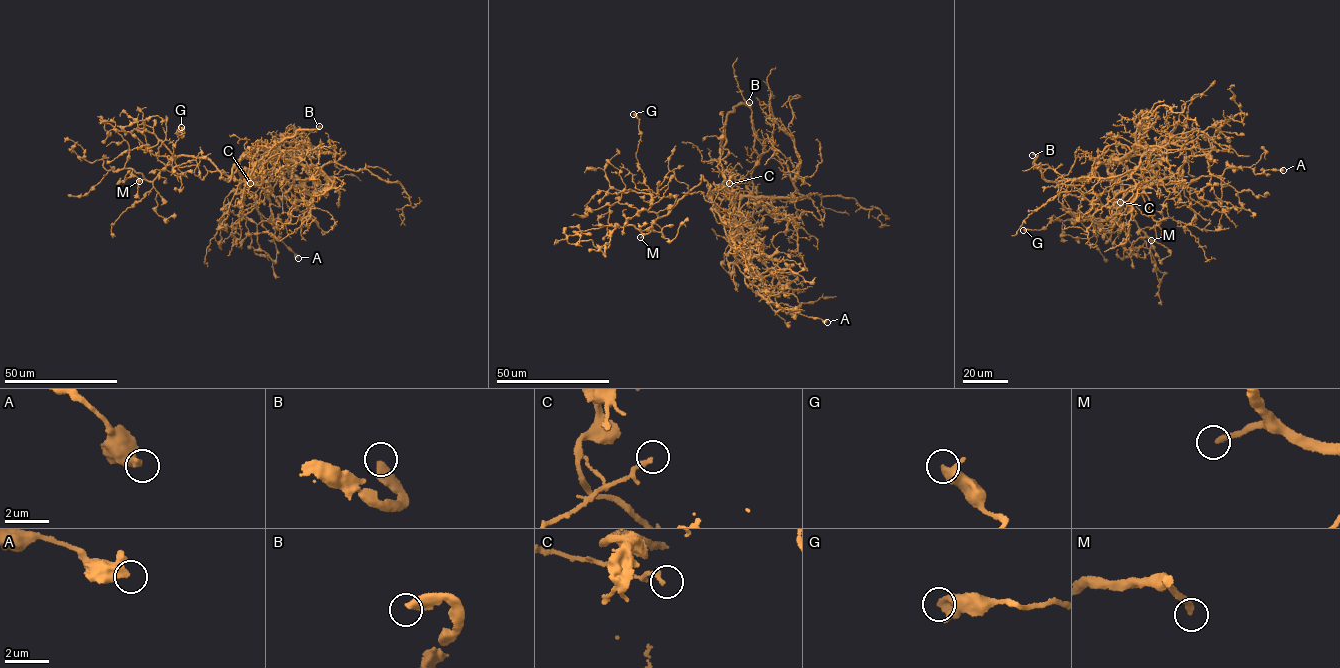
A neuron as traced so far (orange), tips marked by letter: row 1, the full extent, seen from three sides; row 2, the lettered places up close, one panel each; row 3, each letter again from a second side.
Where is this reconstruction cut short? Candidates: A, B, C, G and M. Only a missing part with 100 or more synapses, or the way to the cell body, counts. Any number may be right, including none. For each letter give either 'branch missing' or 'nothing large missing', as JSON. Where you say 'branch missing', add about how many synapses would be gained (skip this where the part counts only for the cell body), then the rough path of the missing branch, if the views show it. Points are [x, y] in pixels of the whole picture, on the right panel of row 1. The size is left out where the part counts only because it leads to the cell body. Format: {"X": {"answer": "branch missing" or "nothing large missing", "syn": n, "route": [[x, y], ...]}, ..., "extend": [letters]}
{"A": {"answer": "nothing large missing"}, "B": {"answer": "branch missing", "route": [[1032, 155], [1004, 164]]}, "C": {"answer": "nothing large missing"}, "G": {"answer": "nothing large missing"}, "M": {"answer": "branch missing", "syn": 110, "route": [[1151, 240], [1179, 263], [1181, 290], [1177, 294], [1165, 292]]}, "extend": ["B", "M"]}

